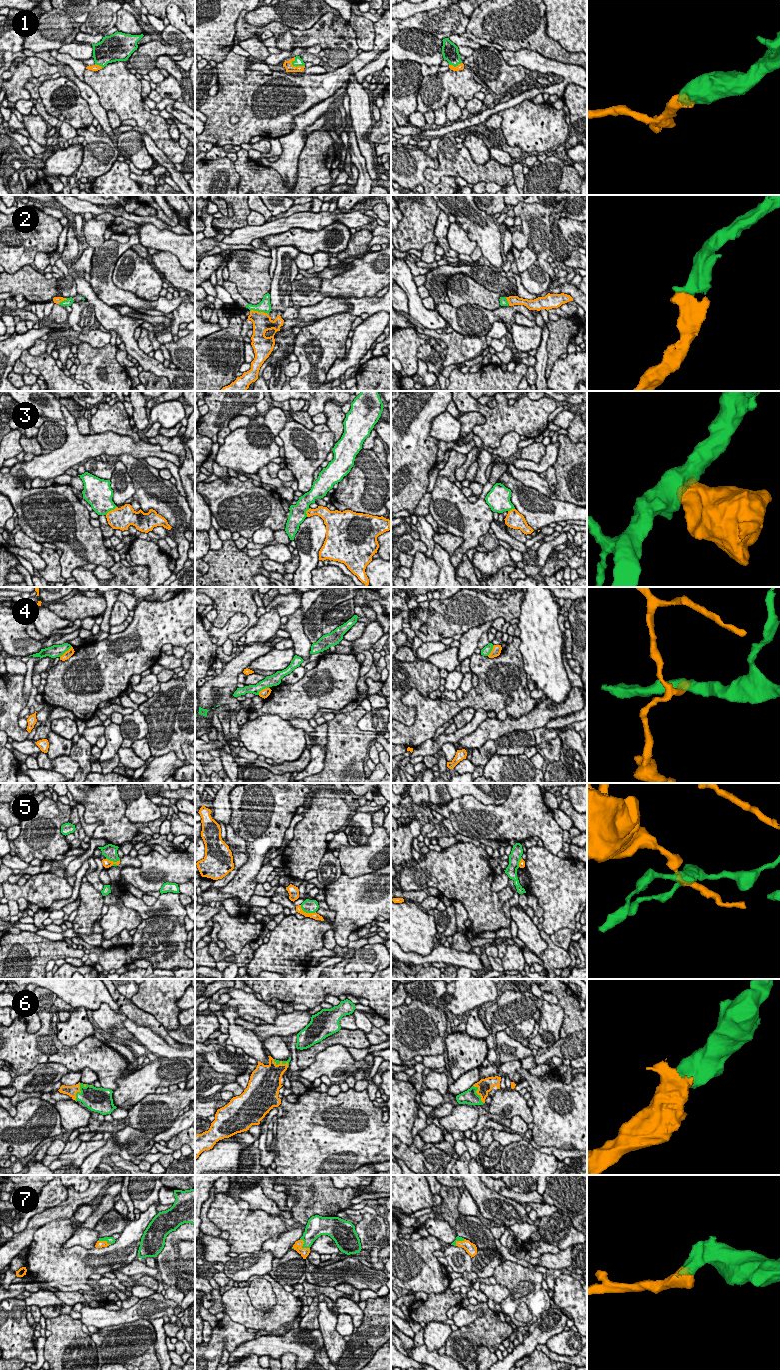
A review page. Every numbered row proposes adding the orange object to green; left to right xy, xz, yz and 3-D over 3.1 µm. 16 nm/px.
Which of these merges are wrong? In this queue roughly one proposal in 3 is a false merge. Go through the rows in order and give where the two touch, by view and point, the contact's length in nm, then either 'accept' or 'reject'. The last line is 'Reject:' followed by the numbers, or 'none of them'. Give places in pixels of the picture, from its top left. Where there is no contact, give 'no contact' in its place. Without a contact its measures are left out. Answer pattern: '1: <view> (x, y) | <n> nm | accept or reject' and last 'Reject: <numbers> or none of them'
1: xz (297, 65) | 240 nm | accept
2: xz (259, 311) | 300 nm | accept
3: xy (110, 510) | 240 nm | reject
4: xy (65, 651) | 260 nm | reject
5: xy (112, 860) | 240 nm | reject
6: xy (77, 1092) | 300 nm | accept
7: xz (302, 1246) | 220 nm | accept
Reject: 3, 4, 5

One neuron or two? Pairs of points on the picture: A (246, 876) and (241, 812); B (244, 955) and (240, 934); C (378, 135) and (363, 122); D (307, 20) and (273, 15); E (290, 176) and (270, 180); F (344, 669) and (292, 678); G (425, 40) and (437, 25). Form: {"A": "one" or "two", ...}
{"A": "one", "B": "two", "C": "two", "D": "one", "E": "two", "F": "two", "G": "two"}

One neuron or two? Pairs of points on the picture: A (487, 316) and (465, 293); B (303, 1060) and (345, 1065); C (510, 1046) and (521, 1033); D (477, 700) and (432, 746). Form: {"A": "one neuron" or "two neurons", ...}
{"A": "two neurons", "B": "two neurons", "C": "two neurons", "D": "two neurons"}

